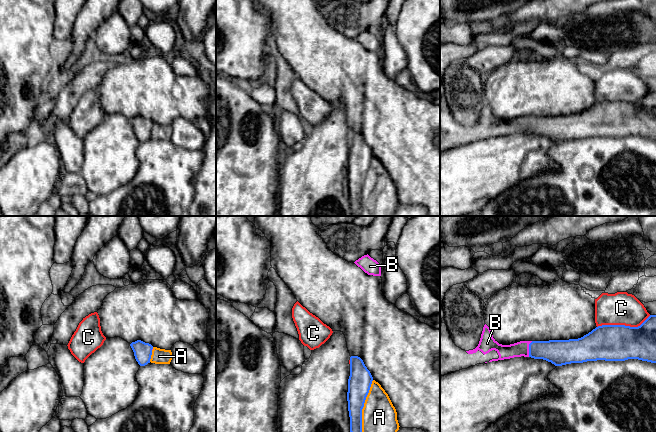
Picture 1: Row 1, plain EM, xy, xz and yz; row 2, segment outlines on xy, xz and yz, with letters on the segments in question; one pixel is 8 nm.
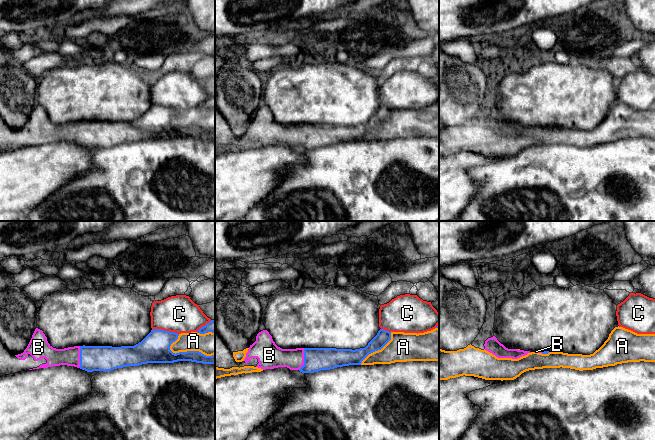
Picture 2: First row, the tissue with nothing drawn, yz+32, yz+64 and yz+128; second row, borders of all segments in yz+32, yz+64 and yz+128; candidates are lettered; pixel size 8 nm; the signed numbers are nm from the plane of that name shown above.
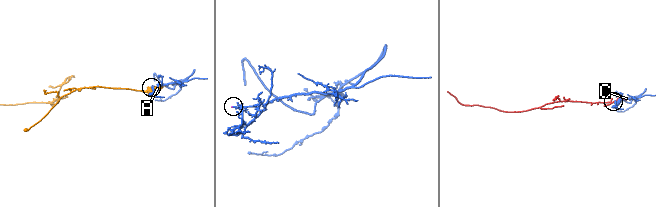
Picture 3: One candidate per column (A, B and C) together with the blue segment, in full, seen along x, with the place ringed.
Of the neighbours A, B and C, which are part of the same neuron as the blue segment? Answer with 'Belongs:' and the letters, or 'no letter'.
Belongs: B

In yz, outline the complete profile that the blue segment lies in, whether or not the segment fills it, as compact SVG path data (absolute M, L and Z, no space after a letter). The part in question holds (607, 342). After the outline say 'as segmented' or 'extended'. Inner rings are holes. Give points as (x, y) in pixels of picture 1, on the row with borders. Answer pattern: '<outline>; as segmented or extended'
M650 315L638 327L602 325L578 339L510 345L499 344L485 324L478 346L469 351L455 345L444 318L440 320L440 377L477 364L521 356L543 359L555 366L628 359L656 363L656 315Z; extended

